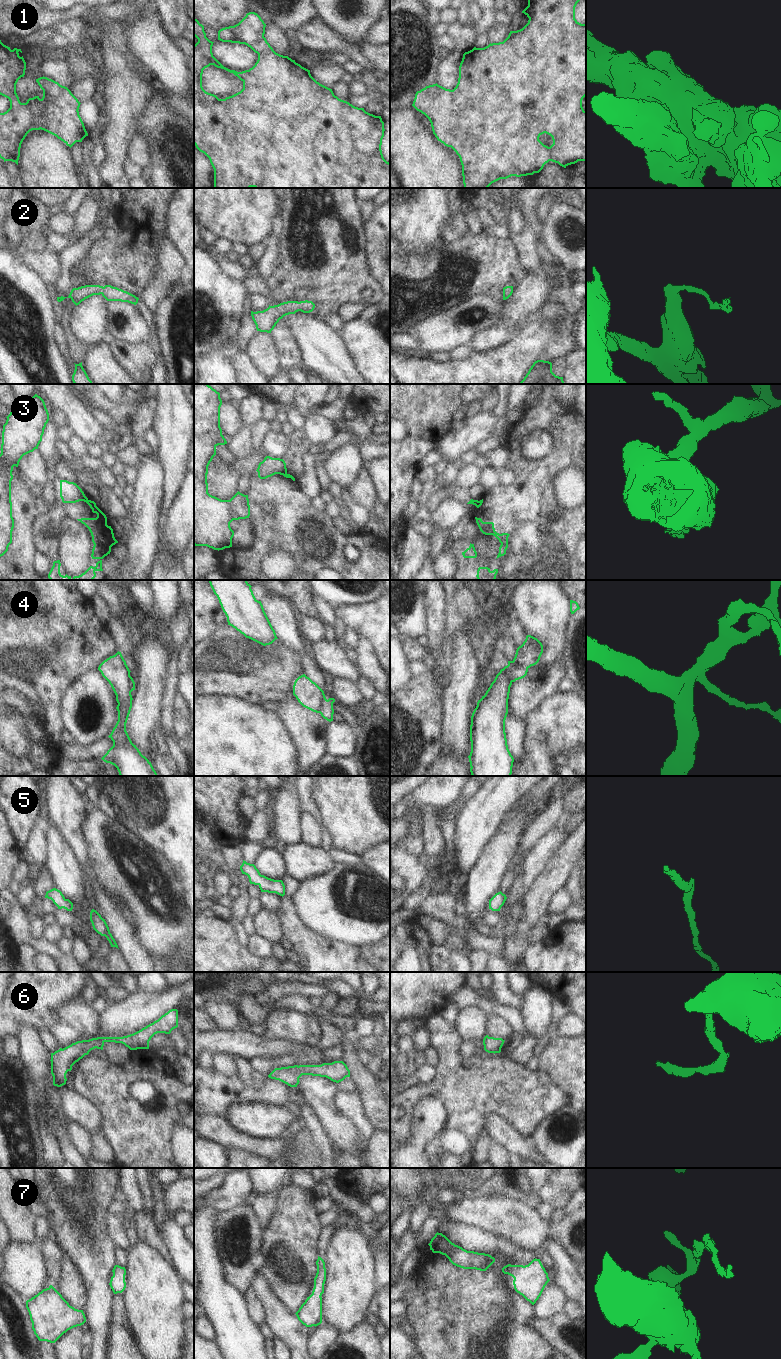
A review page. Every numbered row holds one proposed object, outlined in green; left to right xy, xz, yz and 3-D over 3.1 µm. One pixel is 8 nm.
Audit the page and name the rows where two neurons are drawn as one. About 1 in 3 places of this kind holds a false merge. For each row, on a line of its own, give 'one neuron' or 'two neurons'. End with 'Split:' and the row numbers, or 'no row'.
1: one neuron
2: one neuron
3: two neurons
4: two neurons
5: one neuron
6: one neuron
7: one neuron
Split: 3, 4

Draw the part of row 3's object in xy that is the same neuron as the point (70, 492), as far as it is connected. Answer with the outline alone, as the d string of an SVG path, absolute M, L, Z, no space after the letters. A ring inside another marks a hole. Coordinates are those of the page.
M60 480L60 497L63 503L76 503L84 501L87 503L88 498L82 489L74 482Z

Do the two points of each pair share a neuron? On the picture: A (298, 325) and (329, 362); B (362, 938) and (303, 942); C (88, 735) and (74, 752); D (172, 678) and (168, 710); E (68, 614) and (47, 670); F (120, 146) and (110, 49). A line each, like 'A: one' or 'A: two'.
A: one
B: two
C: two
D: one
E: one
F: one

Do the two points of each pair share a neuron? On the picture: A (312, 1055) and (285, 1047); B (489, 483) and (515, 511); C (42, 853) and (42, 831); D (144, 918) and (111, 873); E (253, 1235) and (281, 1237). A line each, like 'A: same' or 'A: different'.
A: same
B: different
C: same
D: same
E: different

